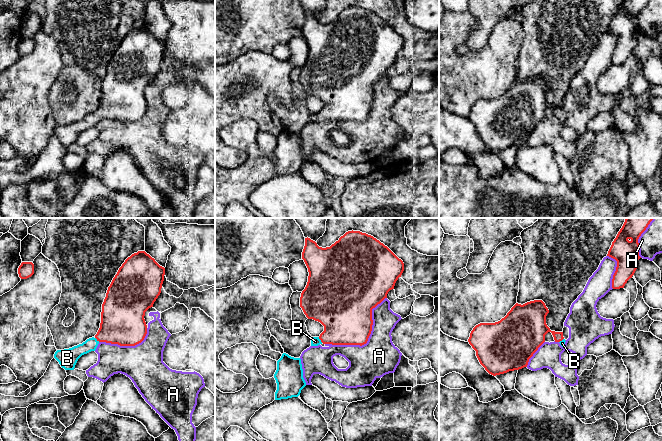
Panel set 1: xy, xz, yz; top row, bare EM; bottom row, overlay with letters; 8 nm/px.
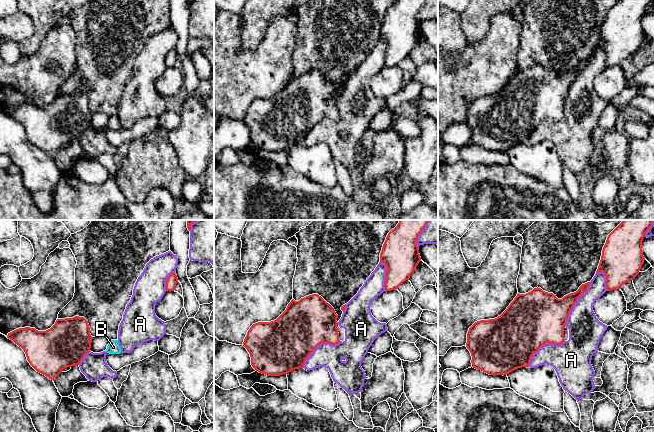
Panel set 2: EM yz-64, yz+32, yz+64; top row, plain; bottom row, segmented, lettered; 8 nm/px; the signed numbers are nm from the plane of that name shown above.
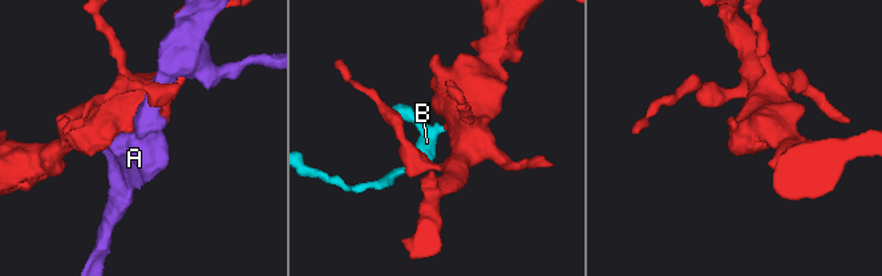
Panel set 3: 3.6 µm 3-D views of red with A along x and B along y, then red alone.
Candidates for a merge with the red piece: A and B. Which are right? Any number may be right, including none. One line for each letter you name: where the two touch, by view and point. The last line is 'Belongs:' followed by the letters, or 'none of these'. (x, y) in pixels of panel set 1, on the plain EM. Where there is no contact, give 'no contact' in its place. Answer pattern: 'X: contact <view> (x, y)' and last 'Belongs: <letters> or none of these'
B: contact xz (320, 115)
Belongs: B

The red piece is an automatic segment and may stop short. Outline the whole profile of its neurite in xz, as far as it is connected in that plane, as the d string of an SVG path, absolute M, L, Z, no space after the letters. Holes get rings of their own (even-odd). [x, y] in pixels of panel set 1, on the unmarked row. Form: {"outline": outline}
{"outline": "M348 7L330 23L322 24L310 14L305 14L302 28L309 52L301 69L300 83L308 95L320 98L324 107L319 113L311 114L311 122L320 120L364 121L372 107L372 85L380 80L404 47L404 39L387 22L371 11L360 7Z"}

